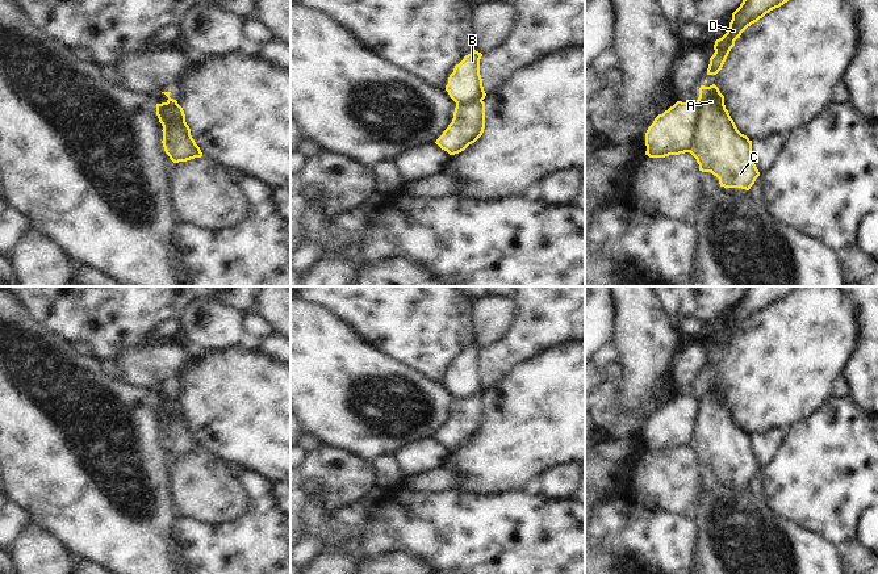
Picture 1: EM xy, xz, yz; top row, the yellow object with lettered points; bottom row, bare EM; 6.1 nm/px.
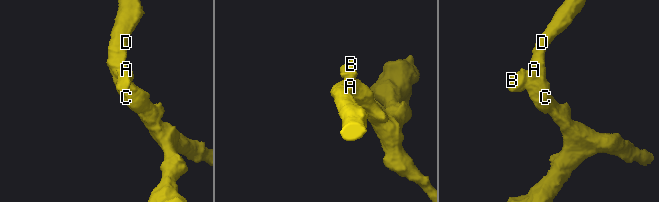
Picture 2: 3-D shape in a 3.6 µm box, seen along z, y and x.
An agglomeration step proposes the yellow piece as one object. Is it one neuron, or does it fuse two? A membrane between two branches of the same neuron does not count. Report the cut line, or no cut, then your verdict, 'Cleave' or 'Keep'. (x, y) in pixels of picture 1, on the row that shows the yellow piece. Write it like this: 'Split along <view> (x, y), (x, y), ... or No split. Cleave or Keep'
Split along yz (697, 103), (697, 132), (688, 151). Cleave

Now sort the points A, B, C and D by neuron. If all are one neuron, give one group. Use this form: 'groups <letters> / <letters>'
groups A C D / B

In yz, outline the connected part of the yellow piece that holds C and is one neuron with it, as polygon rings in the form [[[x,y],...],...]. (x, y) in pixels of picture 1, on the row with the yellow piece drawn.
[[[715,84],[710,87],[701,85],[697,104],[699,117],[697,120],[695,138],[689,152],[697,159],[699,171],[711,172],[719,179],[720,187],[749,190],[760,176],[752,156],[752,141],[737,130],[726,109],[724,96]]]

